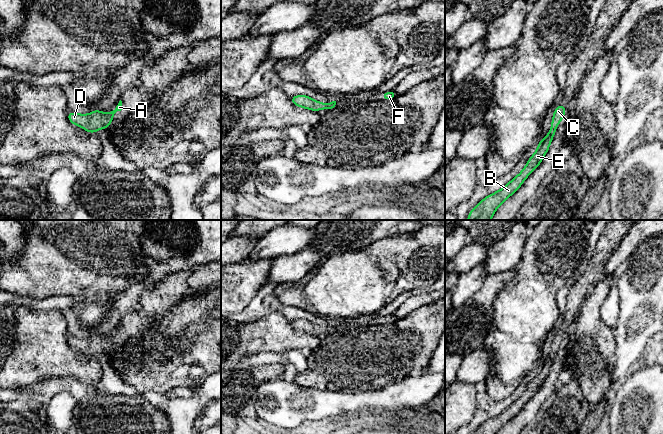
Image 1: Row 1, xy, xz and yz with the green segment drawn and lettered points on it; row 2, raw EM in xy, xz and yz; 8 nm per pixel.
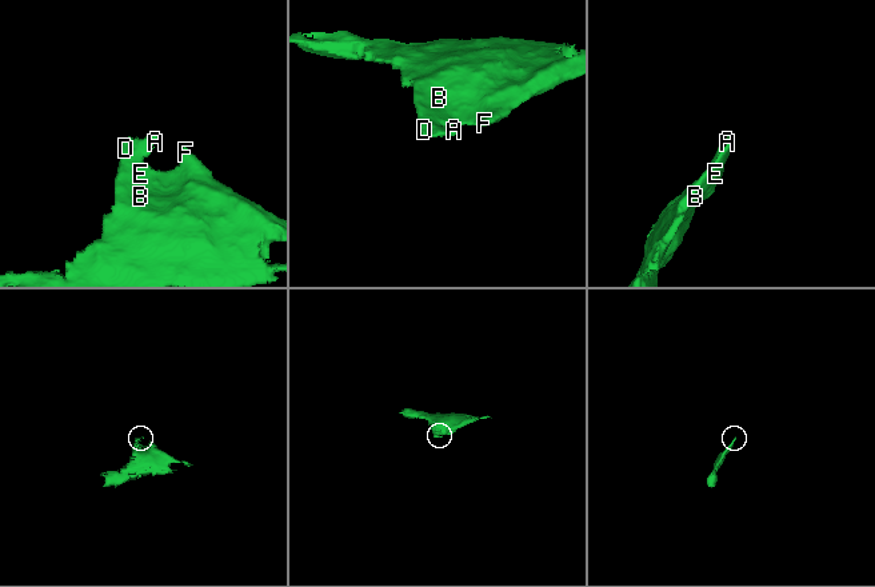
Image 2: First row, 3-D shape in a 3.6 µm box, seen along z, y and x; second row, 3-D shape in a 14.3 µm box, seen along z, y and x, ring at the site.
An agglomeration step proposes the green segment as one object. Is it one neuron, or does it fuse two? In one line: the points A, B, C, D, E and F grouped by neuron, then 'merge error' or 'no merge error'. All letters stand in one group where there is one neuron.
groups A B C D E F; no merge error

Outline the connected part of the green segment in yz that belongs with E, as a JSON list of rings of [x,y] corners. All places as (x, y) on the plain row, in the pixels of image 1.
[[[562,327],[556,331],[552,340],[549,356],[546,361],[537,368],[536,376],[528,383],[523,394],[503,412],[485,421],[472,434],[497,434],[506,423],[520,412],[525,403],[539,390],[545,381],[551,369],[551,364],[555,361],[556,353],[562,345],[562,342],[565,340],[565,336],[566,330]]]

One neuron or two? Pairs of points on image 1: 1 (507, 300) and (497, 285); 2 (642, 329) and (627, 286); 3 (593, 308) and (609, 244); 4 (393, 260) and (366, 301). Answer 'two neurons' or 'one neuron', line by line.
1: two neurons
2: one neuron
3: two neurons
4: one neuron

